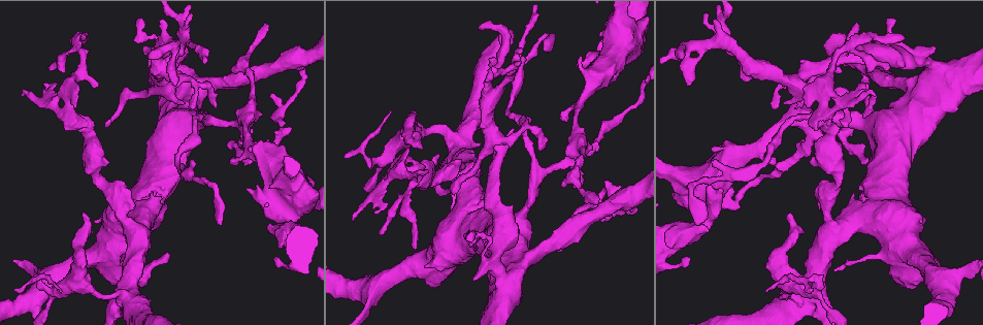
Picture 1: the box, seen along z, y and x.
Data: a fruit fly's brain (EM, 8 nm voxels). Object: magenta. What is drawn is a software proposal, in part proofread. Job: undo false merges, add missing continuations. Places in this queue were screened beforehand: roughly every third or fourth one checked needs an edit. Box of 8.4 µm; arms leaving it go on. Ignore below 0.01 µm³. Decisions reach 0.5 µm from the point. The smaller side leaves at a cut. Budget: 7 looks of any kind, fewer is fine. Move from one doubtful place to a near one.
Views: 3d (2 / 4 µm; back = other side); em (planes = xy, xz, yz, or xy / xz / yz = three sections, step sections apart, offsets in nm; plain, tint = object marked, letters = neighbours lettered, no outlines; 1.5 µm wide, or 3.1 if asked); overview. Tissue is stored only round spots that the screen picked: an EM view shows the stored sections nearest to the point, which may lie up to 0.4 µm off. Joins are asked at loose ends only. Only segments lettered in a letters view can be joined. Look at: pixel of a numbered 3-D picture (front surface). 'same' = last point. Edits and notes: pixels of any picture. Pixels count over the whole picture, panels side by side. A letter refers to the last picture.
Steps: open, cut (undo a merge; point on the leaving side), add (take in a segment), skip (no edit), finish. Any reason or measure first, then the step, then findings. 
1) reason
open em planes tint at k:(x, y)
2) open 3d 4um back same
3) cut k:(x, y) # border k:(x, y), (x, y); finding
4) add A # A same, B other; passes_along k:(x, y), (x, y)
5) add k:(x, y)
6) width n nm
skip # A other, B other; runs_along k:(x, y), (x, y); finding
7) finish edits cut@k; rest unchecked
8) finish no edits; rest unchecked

tapers out
open em xz step 4 letters at 1:(343, 157)

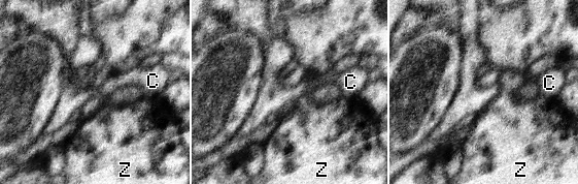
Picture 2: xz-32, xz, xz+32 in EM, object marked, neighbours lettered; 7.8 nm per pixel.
open em xy step 8 letters same

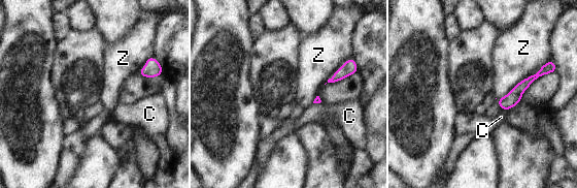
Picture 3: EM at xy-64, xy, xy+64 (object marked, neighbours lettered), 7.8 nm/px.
longest_contact C 60 nm
skip # C other, Z other; none of them fits

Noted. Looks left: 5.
open em planes letters at 1:(165, 254)

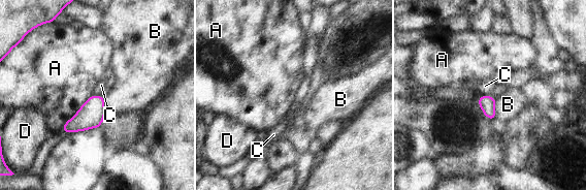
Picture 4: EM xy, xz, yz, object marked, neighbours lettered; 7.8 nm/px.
skip # A other, B other, C other, D other; border 4:(93, 94), (99, 96); none of them fits

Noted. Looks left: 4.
open 3d 4um at 1:(192, 161)

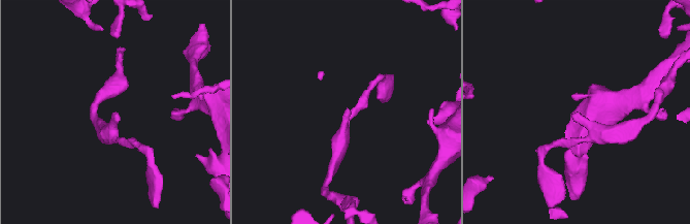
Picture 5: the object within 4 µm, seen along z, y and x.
need the tissue
open em xy step 8 letters at 5:(117, 115)

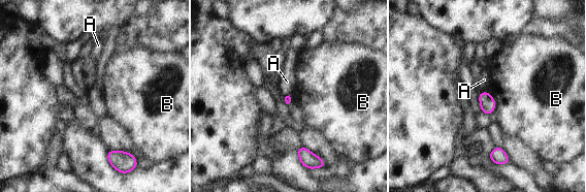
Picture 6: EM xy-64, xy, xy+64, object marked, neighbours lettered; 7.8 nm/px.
open em xz step 8 letters same

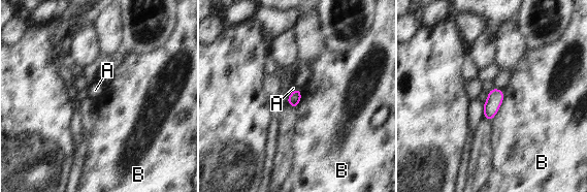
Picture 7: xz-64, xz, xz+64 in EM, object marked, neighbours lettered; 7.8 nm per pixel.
skip # A other, B other; border 7:(501, 90), (502, 102), (491, 121); none of them fits

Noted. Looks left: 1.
finish no edits; rest unchecked

